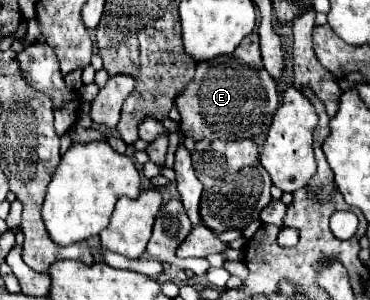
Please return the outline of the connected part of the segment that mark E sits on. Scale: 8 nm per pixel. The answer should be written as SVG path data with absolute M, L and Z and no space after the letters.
M251 33L233 55L219 55L211 61L197 63L193 81L175 97L181 115L181 131L195 141L201 139L251 139L267 131L273 113L279 107L277 83L271 79L261 61L259 35Z

